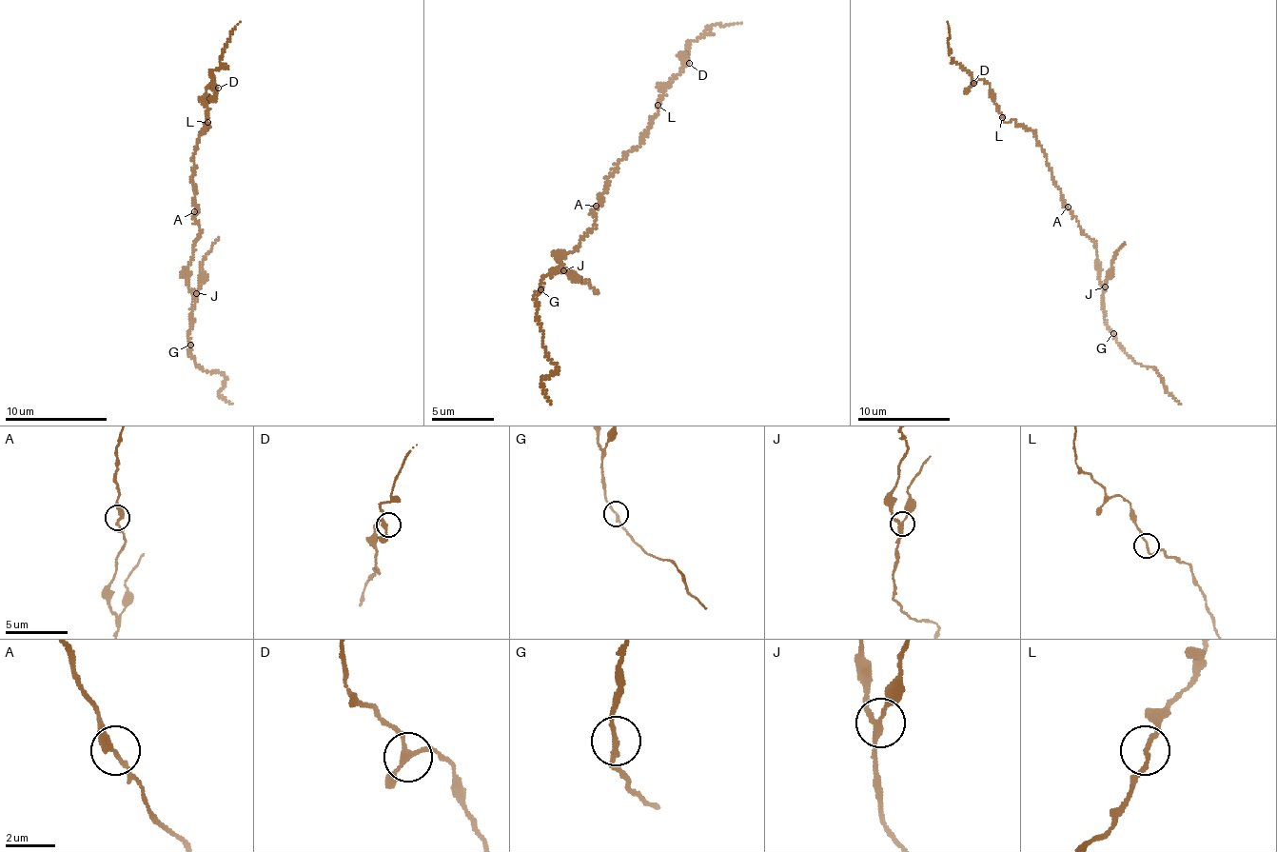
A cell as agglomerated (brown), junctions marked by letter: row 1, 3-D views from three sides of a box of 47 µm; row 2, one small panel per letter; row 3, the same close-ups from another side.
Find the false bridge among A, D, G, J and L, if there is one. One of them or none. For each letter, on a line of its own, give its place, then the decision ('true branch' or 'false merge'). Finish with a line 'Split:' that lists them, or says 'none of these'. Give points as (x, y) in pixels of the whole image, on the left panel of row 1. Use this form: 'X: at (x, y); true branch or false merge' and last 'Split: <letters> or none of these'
A: at (194, 211); true branch
D: at (218, 88); true branch
G: at (190, 345); true branch
J: at (196, 293); false merge
L: at (207, 122); true branch
Split: J

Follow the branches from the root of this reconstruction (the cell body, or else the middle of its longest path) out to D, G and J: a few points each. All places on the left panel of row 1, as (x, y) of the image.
D: (196, 212), (193, 153), (205, 126), (206, 123), (210, 128), (206, 116), (206, 89), (212, 84), (218, 88)
G: (196, 212), (200, 237), (194, 244), (188, 267), (188, 291), (195, 296), (189, 345)
J: (196, 212), (200, 237), (194, 244), (193, 260), (188, 267), (188, 287), (195, 293)

